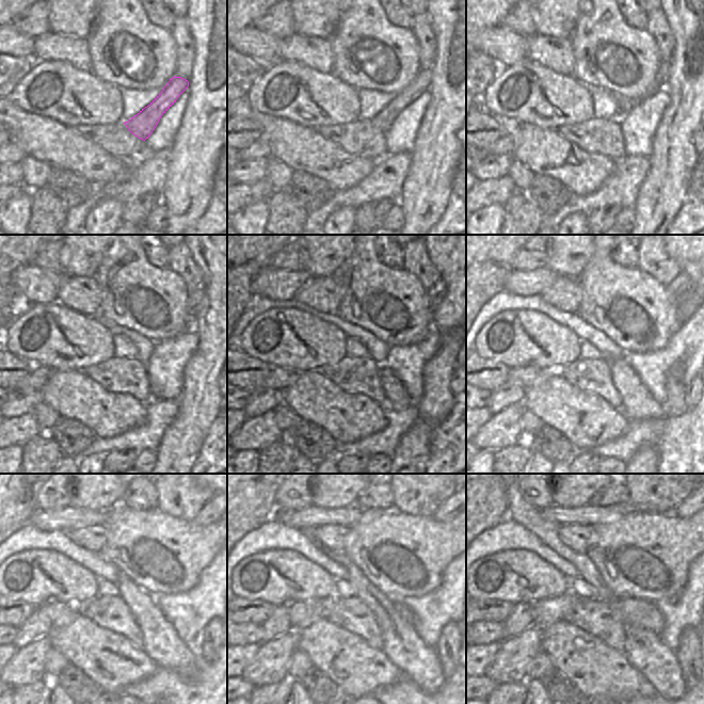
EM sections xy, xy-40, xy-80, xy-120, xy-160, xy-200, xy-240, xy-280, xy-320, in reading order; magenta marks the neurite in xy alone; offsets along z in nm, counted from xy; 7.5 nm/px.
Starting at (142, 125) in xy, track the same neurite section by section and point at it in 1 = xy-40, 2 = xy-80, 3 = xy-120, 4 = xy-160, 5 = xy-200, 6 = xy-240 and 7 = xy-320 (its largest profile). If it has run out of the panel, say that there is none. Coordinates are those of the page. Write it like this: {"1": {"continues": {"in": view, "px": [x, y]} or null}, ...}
{"1": {"continues": {"in": "xy-40", "px": [383, 120]}}, "2": {"continues": {"in": "xy-80", "px": [662, 75]}}, "3": {"continues": {"in": "xy-120", "px": [194, 304]}}, "4": {"continues": {"in": "xy-160", "px": [435, 293]}}, "5": {"continues": {"in": "xy-200", "px": [680, 286]}}, "6": {"continues": {"in": "xy-240", "px": [205, 516]}}, "7": {"continues": {"in": "xy-320", "px": [683, 511]}}}

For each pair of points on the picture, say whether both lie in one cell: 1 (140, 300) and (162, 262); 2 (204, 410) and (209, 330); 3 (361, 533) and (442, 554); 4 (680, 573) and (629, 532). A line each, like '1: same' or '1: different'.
1: different
2: same
3: same
4: same

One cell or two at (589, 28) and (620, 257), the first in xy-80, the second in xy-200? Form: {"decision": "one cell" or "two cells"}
{"decision": "two cells"}

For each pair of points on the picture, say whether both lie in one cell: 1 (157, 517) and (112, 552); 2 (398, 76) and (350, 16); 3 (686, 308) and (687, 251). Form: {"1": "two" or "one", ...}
{"1": "one", "2": "one", "3": "one"}

